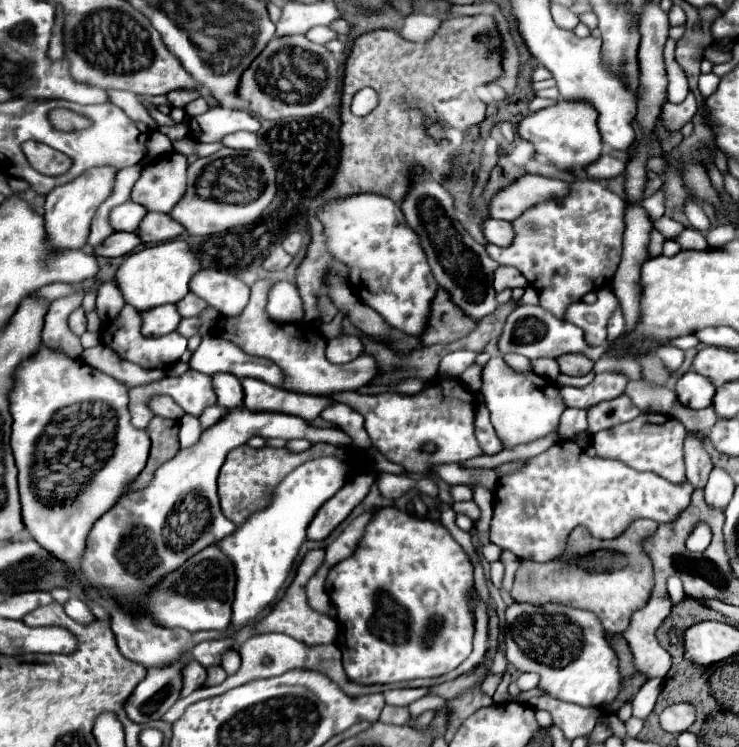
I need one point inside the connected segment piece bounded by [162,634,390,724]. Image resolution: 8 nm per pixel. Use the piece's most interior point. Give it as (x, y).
(267, 655)

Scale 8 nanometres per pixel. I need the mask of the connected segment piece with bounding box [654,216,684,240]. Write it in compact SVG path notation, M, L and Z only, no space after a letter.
M662 216L660 220L656 220L654 226L656 226L656 230L660 230L668 240L676 240L676 234L680 234L680 230L684 230L684 226L682 226L680 222L676 222L676 220L672 220L672 218L666 218L666 216Z

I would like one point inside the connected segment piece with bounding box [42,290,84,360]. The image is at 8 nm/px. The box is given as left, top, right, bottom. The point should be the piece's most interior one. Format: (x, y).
(55, 333)

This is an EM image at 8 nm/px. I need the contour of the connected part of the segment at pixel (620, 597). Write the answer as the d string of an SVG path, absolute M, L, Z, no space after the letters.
M636 520L618 538L592 542L592 552L584 556L546 564L524 560L524 578L546 578L546 582L542 582L542 586L538 586L534 592L534 602L560 602L580 610L590 610L600 618L600 624L606 632L624 632L628 628L630 616L648 602L650 590L654 586L652 562L642 550L640 540L654 534L656 528L658 524L652 520Z

